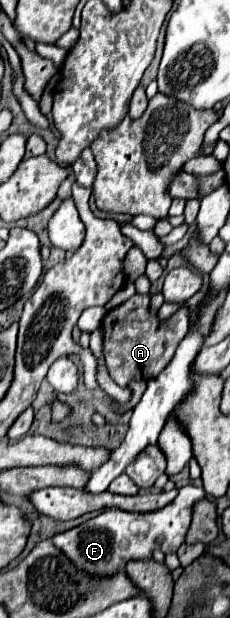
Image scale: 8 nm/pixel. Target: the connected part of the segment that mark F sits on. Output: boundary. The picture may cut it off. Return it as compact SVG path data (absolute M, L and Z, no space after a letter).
M186 483L178 489L178 495L164 509L148 511L148 513L130 513L122 509L106 509L86 523L68 529L64 533L56 533L52 543L70 559L70 563L86 575L94 577L112 577L118 571L126 569L126 563L132 559L150 561L154 551L176 553L178 547L186 541L186 533L192 519L192 509L196 501L206 497L204 487L196 487Z

